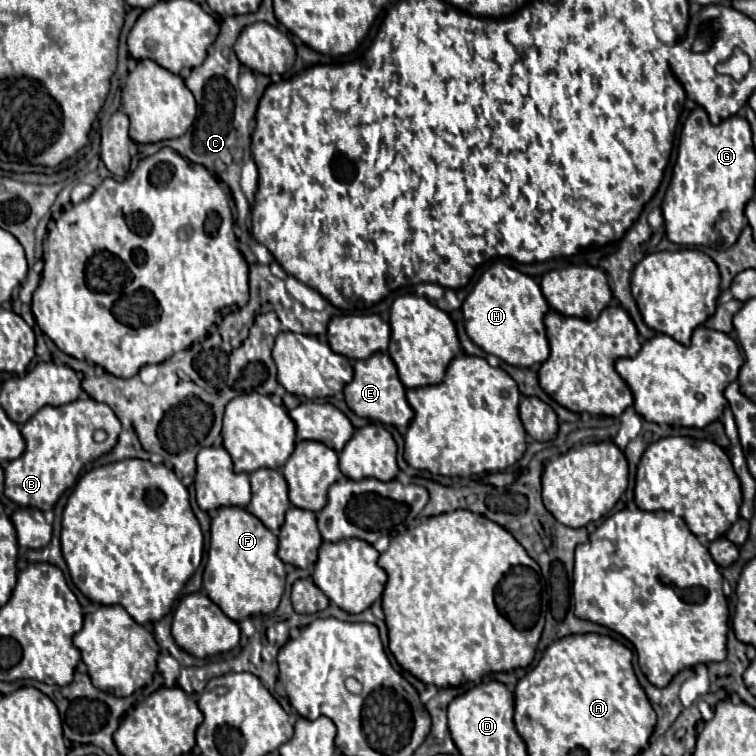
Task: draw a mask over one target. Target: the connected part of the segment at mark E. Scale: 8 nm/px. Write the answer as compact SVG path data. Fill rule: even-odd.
M373 353L369 359L355 363L353 381L345 387L345 401L355 415L393 427L407 427L415 415L405 399L405 387L397 375L397 367L385 353Z

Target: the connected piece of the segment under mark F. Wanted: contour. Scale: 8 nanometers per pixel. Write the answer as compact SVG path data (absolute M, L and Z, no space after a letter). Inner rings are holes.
M221 507L211 519L209 557L203 571L203 589L221 611L241 621L251 615L273 613L285 587L285 565L277 557L277 537L247 509Z

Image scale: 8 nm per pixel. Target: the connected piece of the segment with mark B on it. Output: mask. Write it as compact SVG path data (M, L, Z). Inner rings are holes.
M77 399L61 407L43 407L21 427L21 435L27 447L19 459L9 461L5 467L5 495L21 507L37 507L39 511L53 509L57 499L75 485L85 463L95 461L115 447L119 433L121 423L105 403L97 403L93 399ZM97 429L107 433L103 443L93 439Z

